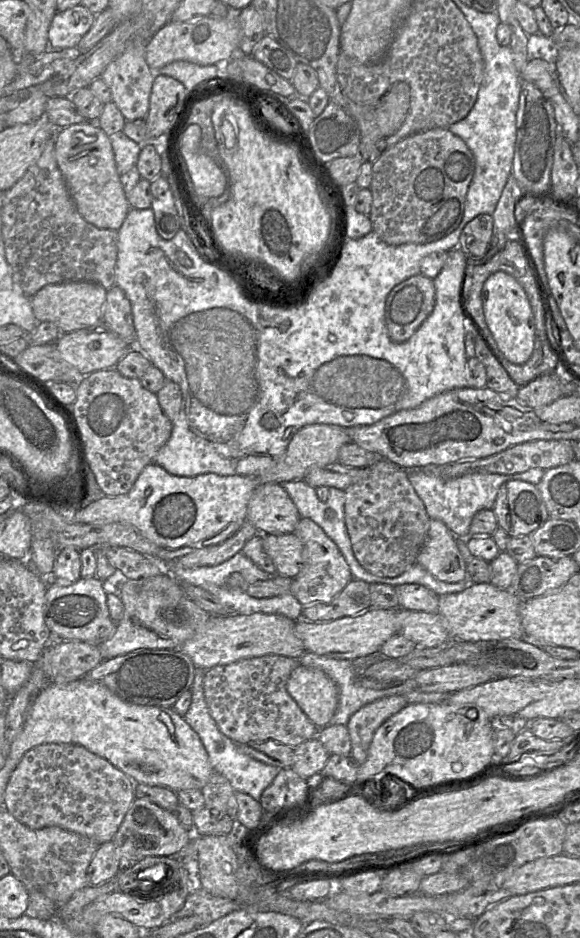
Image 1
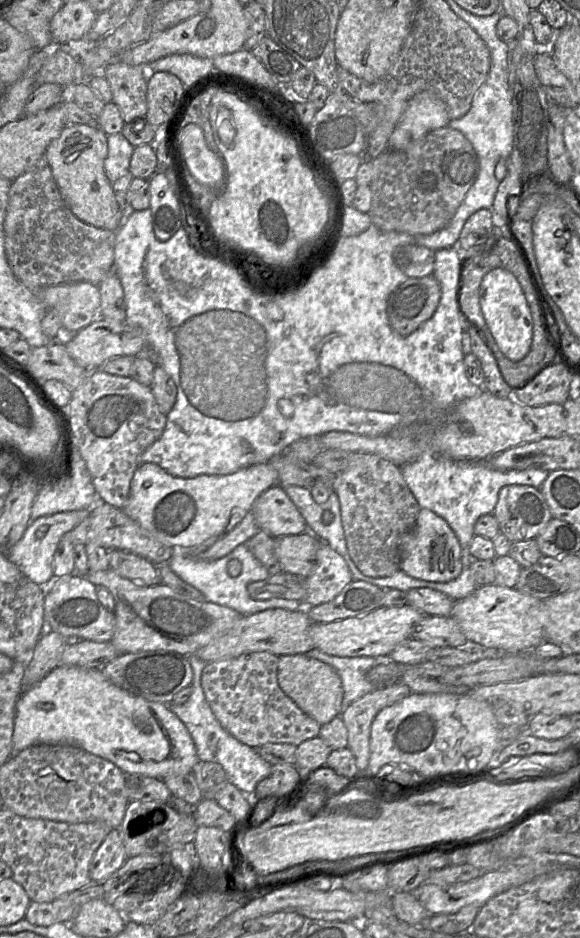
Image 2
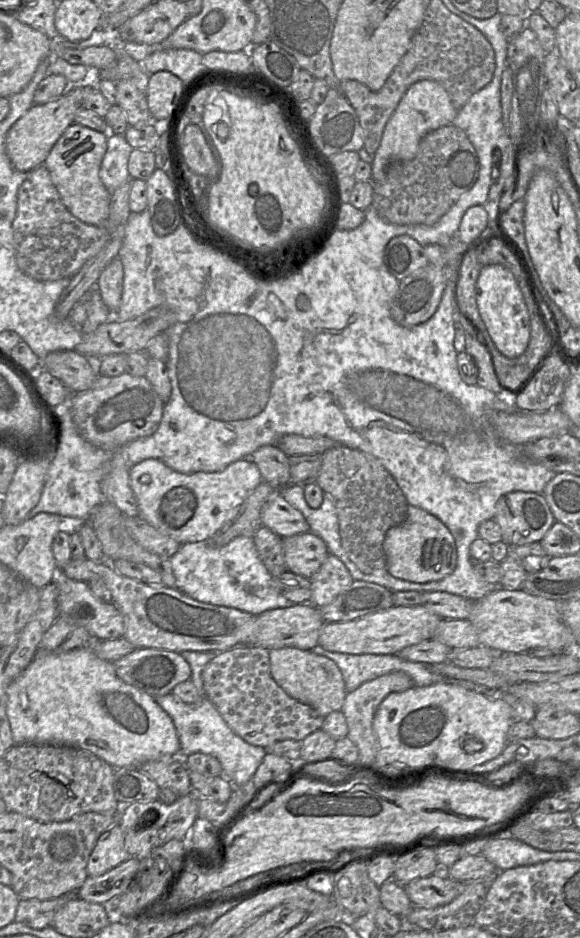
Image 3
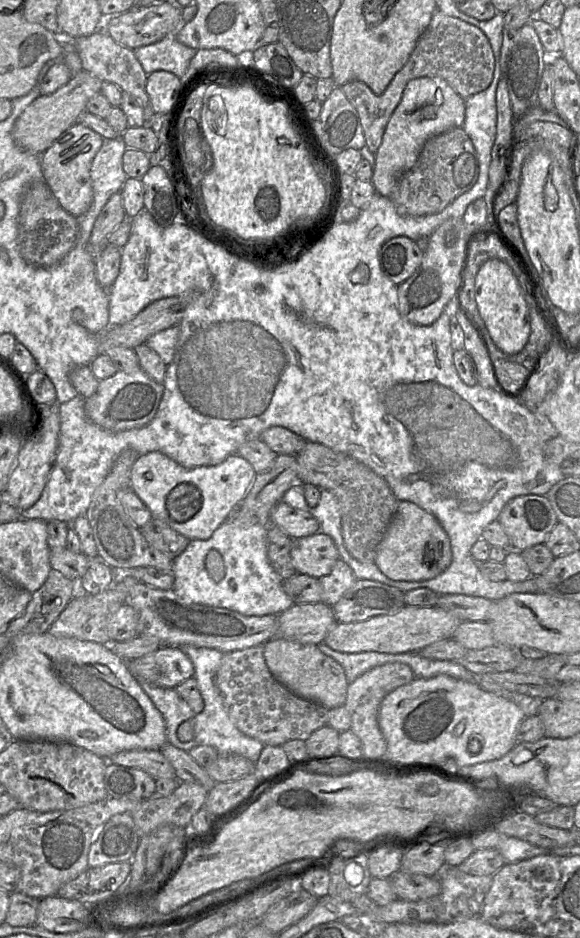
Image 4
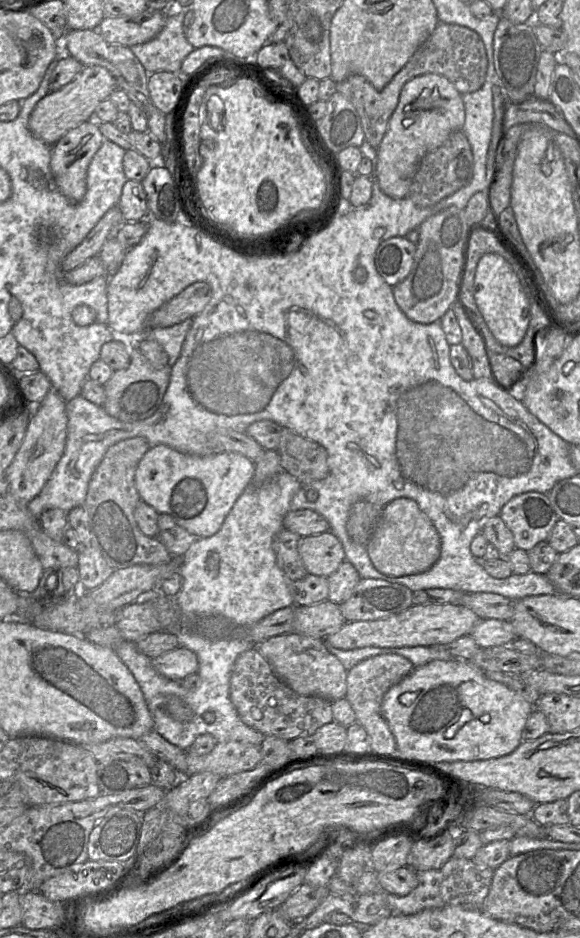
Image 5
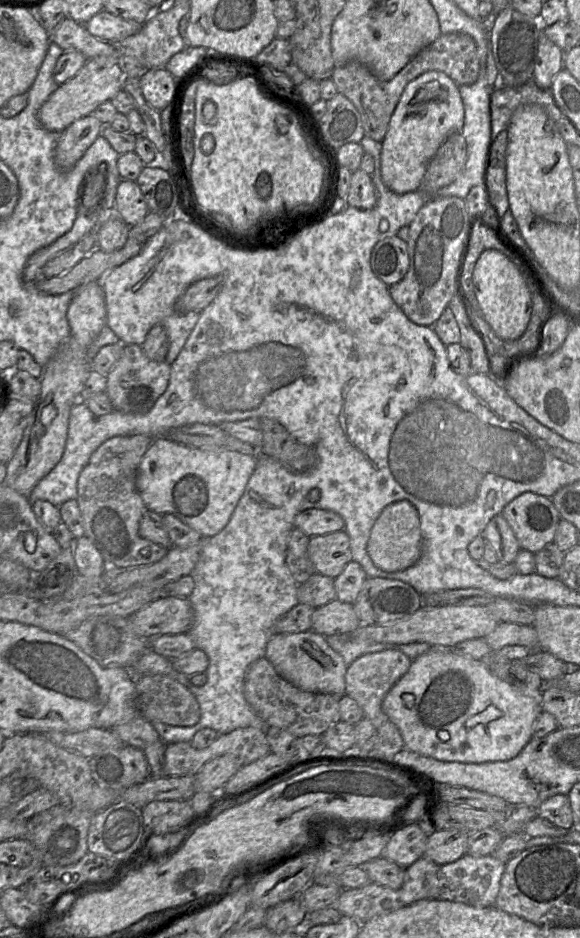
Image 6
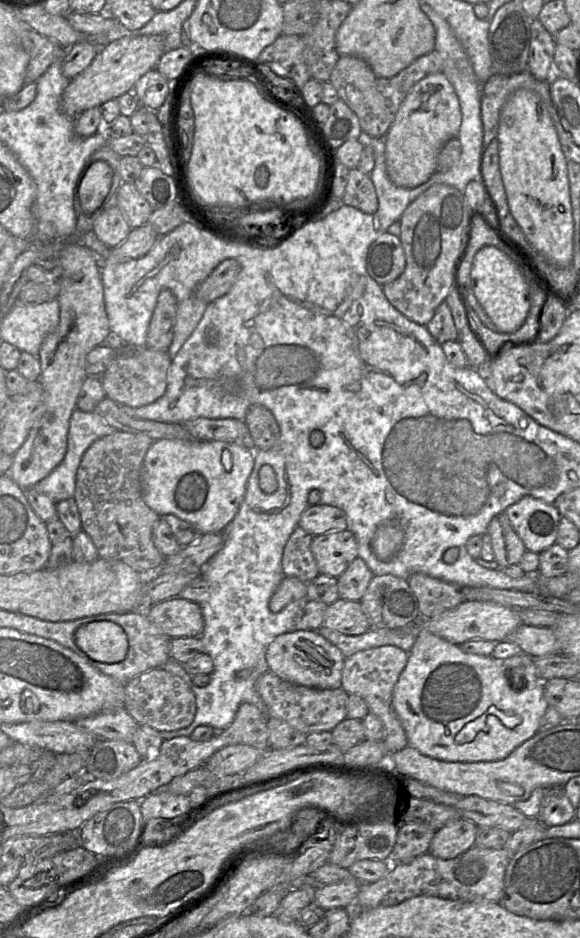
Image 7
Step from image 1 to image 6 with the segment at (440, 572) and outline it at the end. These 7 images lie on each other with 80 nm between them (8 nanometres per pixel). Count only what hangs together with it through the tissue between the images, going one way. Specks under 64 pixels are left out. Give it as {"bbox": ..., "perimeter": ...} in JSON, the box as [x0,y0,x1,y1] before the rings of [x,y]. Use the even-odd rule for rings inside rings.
{"bbox":[367,501,422,572],"perimeter":[[[397,501],[383,509],[372,527],[367,552],[374,565],[386,572],[405,570],[419,560],[422,553],[420,520],[416,508],[409,501]]]}

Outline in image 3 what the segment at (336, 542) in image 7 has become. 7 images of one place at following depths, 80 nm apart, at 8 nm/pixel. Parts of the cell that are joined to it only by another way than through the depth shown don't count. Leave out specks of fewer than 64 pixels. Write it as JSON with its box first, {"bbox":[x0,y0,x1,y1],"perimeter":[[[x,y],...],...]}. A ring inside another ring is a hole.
{"bbox":[283,531,329,578],"perimeter":[[[308,531],[283,539],[283,554],[288,572],[312,578],[329,556],[325,542]]]}

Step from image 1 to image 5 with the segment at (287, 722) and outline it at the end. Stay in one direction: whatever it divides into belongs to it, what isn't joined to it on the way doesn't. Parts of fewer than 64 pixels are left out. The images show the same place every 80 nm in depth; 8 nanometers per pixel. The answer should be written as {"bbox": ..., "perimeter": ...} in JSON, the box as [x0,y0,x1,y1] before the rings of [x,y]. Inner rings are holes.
{"bbox":[230,646,334,741],"perimeter":[[[258,646],[241,653],[235,660],[230,678],[230,698],[247,726],[265,736],[276,736],[286,741],[312,736],[320,727],[334,721],[333,701],[294,692],[275,675]]]}

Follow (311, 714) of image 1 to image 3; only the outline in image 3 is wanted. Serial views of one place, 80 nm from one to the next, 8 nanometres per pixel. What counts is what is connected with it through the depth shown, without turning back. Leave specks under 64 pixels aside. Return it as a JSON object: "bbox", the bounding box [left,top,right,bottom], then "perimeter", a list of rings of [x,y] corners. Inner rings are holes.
{"bbox":[269,647,347,717],"perimeter":[[[294,647],[269,650],[269,658],[272,678],[291,698],[312,707],[324,717],[342,709],[347,690],[342,673],[333,660]]]}

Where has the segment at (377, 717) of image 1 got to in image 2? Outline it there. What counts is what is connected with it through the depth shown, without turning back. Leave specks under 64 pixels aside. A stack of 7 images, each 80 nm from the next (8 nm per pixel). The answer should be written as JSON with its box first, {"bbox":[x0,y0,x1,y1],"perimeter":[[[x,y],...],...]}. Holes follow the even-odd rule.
{"bbox":[342,682,411,771],"perimeter":[[[402,682],[385,685],[355,700],[342,712],[348,731],[347,747],[354,754],[358,771],[365,771],[369,764],[371,725],[376,715],[411,693]]]}

